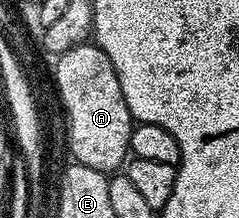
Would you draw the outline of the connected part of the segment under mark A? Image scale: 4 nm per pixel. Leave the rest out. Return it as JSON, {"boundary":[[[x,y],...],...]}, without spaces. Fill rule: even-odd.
{"boundary":[[[90,42],[75,46],[64,52],[62,56],[56,57],[55,68],[58,78],[56,90],[67,121],[67,148],[70,153],[73,151],[72,159],[83,166],[91,166],[91,170],[99,170],[106,174],[116,173],[120,169],[117,167],[121,163],[122,167],[130,155],[129,139],[133,133],[135,121],[123,98],[123,90],[119,86],[115,66],[111,66],[111,58],[107,58],[107,54],[103,54],[103,50],[98,48],[96,43]]]}

